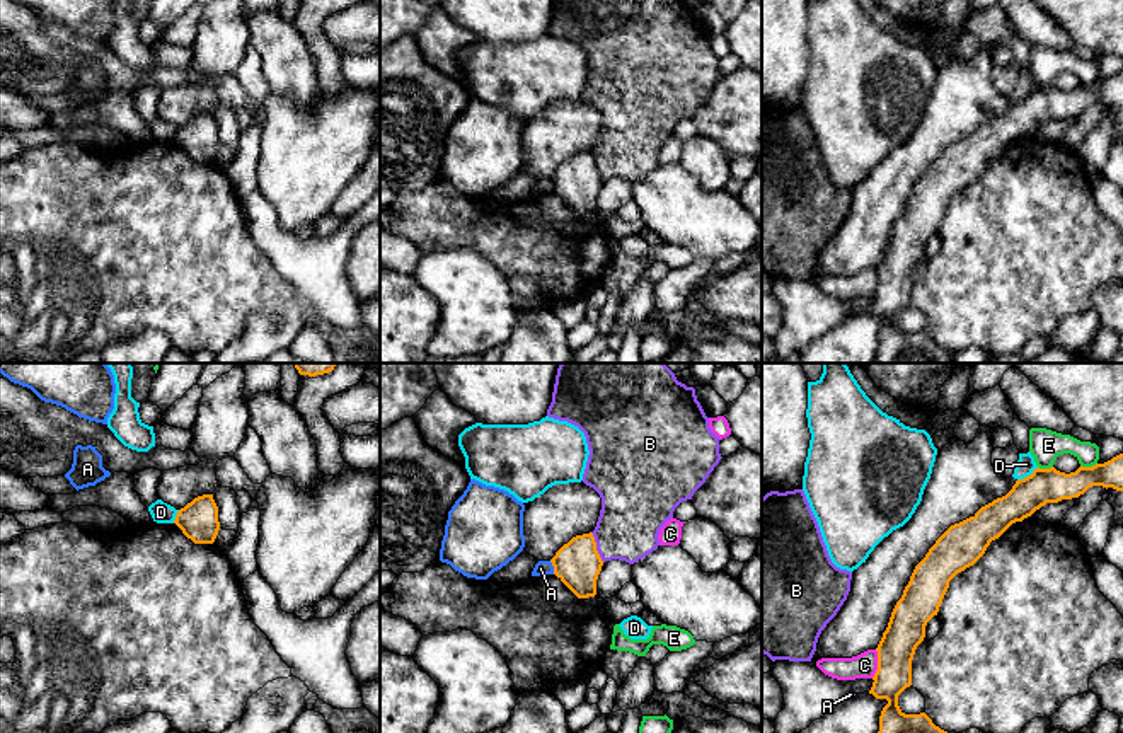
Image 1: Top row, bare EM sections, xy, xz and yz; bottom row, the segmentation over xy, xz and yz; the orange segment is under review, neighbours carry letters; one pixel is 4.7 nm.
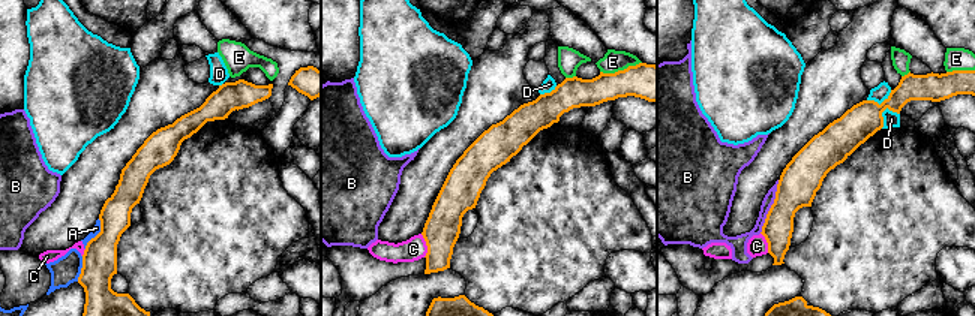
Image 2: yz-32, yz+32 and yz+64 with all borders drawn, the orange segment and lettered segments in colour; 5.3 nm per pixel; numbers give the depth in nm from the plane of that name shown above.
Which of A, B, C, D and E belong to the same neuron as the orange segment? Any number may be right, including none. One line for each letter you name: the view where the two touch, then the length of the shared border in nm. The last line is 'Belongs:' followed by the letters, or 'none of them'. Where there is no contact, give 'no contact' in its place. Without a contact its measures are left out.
Belongs: none of them

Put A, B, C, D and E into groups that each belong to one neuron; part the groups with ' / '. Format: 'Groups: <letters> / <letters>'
Groups: A / B / C / D / E

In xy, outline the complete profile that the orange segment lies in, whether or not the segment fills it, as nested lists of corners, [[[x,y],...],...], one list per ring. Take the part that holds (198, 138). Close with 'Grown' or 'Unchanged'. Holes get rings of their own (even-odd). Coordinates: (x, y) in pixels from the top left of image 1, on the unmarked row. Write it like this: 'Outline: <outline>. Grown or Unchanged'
Outline: [[[213,113],[194,116],[177,130],[174,141],[194,162],[213,162],[220,148],[218,124]]]. Unchanged

